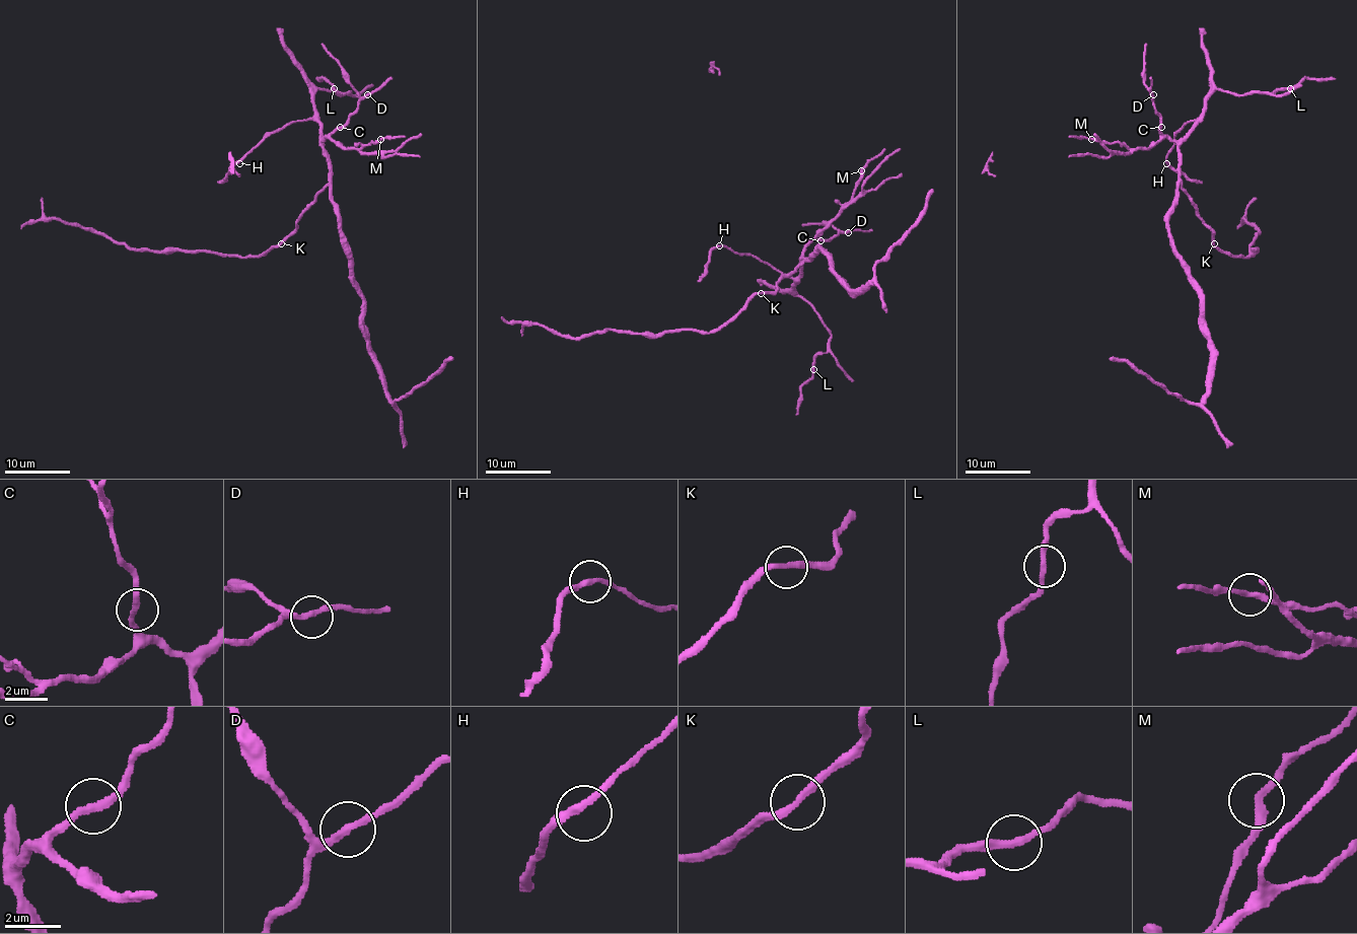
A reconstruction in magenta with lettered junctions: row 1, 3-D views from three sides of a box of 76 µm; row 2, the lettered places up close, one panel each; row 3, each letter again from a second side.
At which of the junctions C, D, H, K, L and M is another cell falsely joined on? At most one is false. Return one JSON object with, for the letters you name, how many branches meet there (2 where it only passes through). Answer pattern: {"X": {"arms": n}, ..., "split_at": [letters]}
{"split_at": []}

